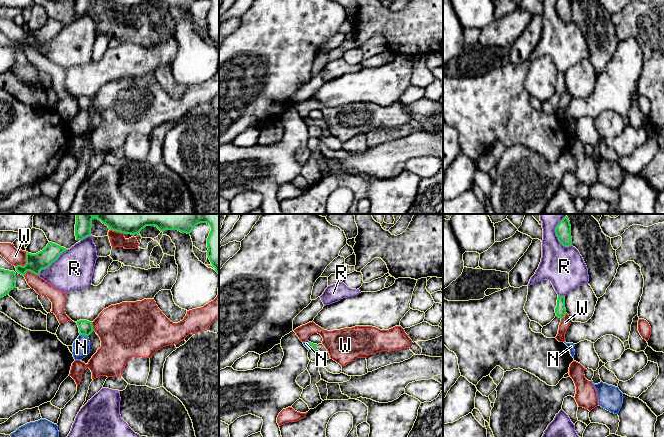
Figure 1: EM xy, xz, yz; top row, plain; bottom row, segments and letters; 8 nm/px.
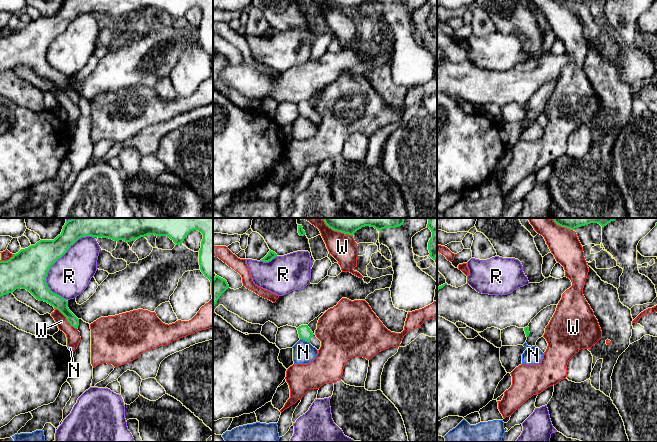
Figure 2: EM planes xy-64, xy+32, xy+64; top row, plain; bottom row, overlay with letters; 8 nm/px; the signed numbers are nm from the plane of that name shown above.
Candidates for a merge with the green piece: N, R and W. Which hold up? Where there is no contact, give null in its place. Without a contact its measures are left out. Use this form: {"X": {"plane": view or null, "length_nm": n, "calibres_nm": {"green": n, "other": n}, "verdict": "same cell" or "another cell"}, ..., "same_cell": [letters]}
{"N": {"plane": "xy", "length_nm": 70, "calibres_nm": {"green": 110, "other": 140}, "verdict": "another cell"}, "R": {"plane": "xy", "length_nm": 320, "calibres_nm": {"green": 150, "other": 300}, "verdict": "another cell"}, "W": {"plane": "xy", "length_nm": 150, "calibres_nm": {"green": 150, "other": 130}, "verdict": "another cell"}, "same_cell": []}

